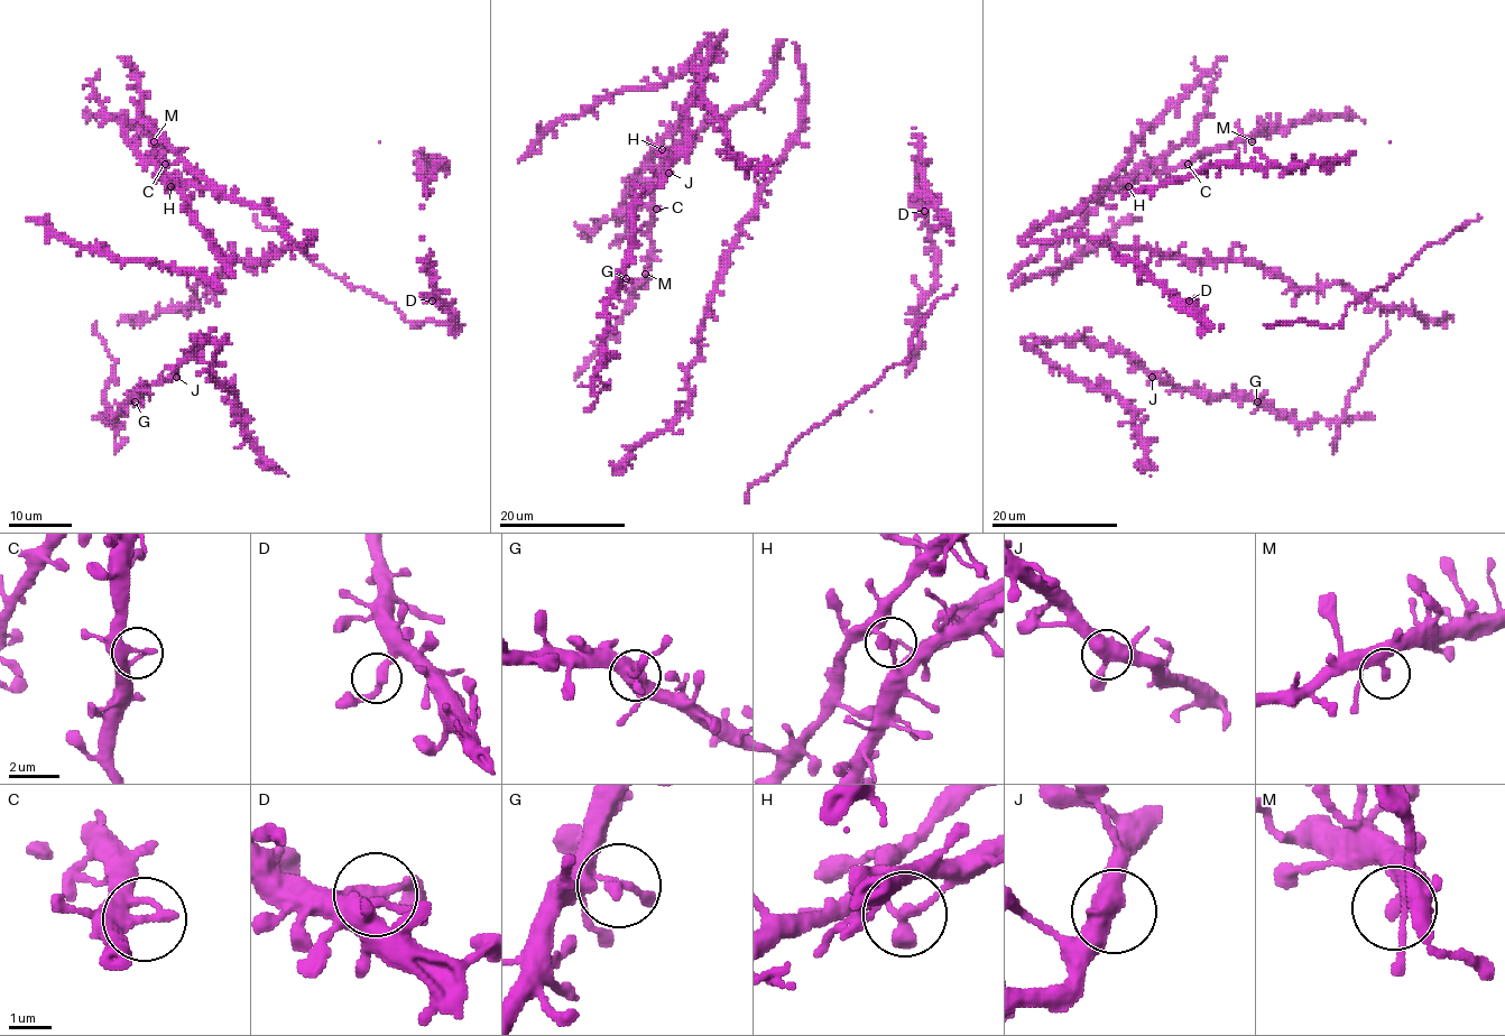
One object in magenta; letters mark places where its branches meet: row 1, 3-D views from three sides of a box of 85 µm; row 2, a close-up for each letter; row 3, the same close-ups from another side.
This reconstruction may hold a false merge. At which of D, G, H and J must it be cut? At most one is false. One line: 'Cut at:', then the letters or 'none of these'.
Cut at: none of these

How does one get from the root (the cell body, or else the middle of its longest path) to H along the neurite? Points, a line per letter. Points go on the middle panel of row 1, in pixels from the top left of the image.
H: (777, 52), (772, 81), (750, 102), (713, 118), (664, 155), (663, 149)

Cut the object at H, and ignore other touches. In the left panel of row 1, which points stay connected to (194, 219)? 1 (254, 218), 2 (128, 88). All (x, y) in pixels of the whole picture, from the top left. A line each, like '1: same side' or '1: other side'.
1: same side
2: other side

